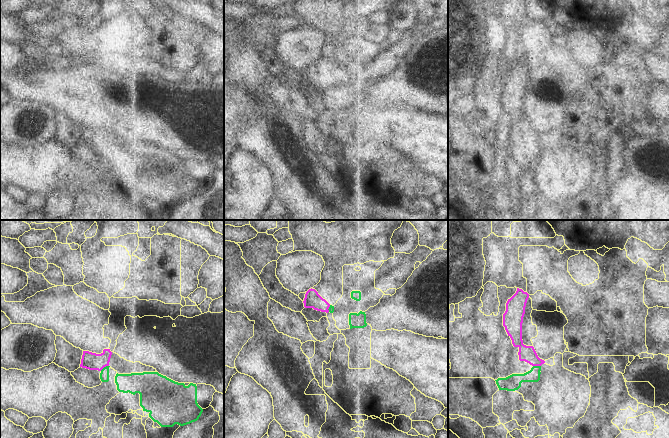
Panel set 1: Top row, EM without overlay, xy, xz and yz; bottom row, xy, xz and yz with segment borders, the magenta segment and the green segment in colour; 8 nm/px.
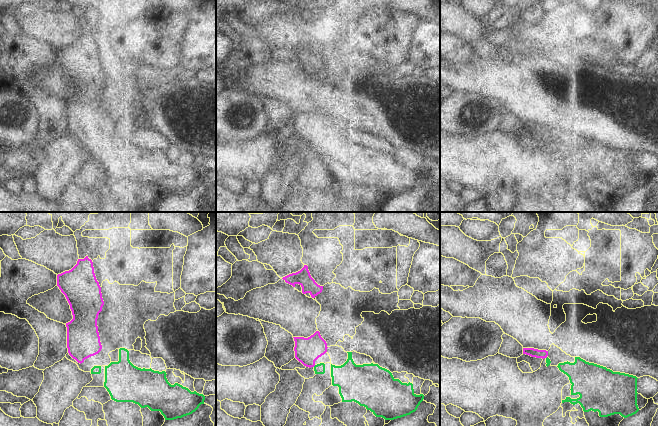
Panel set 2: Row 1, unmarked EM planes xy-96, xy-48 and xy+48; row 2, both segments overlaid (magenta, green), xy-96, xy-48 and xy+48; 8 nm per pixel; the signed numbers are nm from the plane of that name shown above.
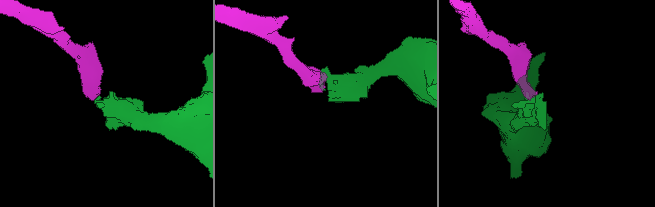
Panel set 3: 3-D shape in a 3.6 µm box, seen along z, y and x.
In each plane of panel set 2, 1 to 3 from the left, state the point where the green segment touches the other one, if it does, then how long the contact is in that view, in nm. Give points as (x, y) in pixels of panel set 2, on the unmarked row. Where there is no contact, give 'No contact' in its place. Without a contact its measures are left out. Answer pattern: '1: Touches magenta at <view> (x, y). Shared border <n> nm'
1: No contact
2: No contact
3: No contact

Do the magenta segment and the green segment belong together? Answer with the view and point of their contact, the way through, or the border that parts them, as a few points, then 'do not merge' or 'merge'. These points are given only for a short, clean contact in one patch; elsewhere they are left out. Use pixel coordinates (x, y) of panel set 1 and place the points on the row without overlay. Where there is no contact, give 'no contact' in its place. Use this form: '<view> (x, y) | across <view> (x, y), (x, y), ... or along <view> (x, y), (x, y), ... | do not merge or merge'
xy (104, 142) | across xy (92, 137), (98, 137), (104, 142), (104, 151) | merge

